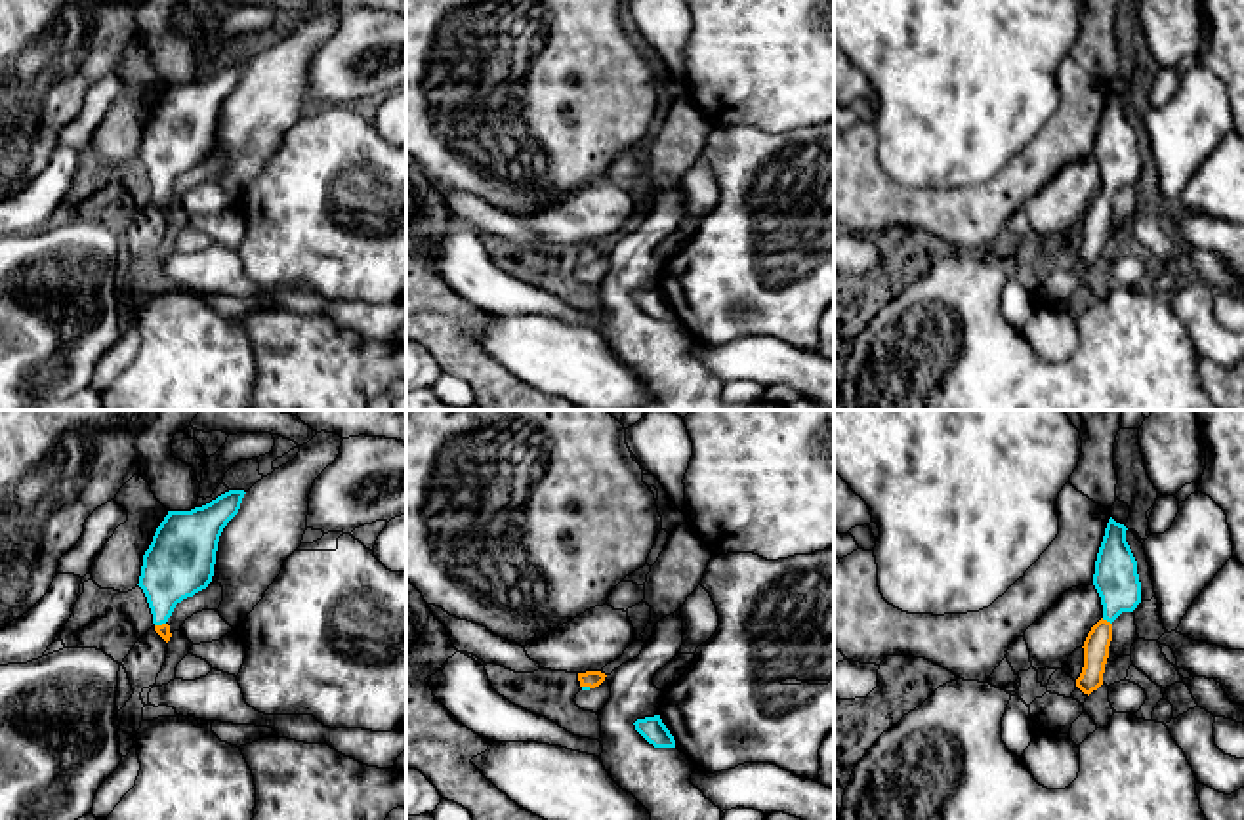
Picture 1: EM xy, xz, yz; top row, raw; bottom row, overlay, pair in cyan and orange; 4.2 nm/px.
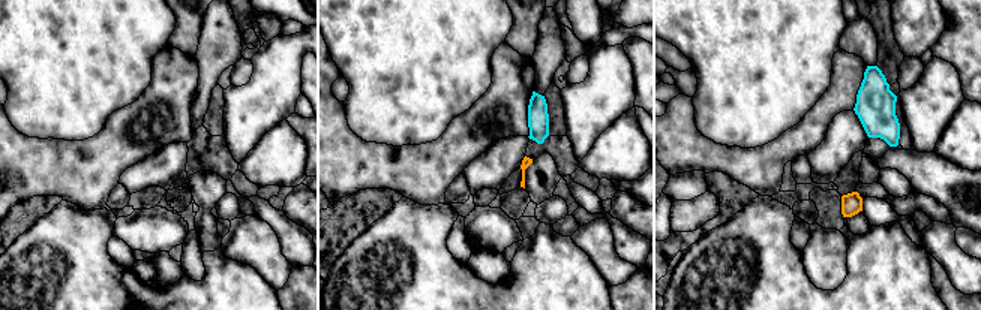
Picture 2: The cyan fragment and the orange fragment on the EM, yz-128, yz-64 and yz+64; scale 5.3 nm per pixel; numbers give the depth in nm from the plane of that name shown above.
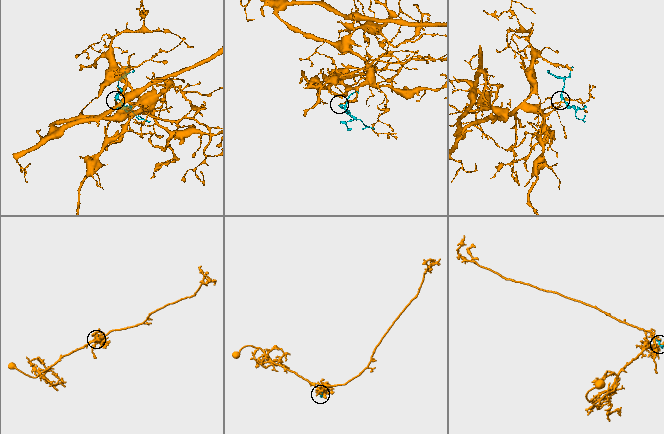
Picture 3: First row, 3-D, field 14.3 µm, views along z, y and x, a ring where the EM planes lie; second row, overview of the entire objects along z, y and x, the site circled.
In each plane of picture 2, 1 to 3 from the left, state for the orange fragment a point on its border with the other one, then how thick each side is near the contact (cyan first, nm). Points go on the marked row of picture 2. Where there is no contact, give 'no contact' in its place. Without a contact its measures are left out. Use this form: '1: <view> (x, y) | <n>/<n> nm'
1: no contact
2: no contact
3: no contact

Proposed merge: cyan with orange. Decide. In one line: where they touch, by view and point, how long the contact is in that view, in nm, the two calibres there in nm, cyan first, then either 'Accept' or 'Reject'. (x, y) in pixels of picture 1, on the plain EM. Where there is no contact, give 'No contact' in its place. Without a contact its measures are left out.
Touches cyan at yz (1107, 193). Shared border 50 nm. Thickness 190 nm (cyan) against 110 nm. Accept

